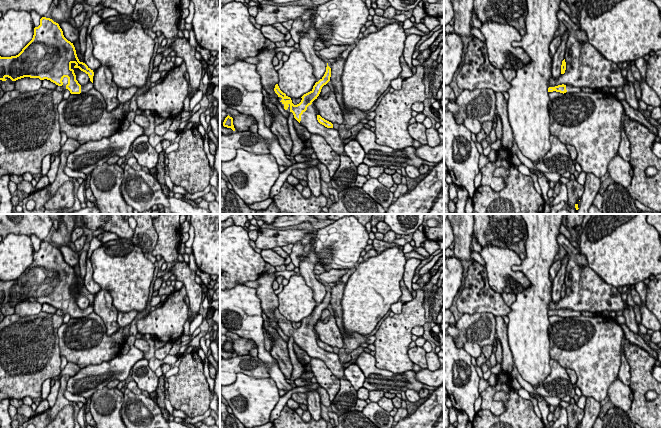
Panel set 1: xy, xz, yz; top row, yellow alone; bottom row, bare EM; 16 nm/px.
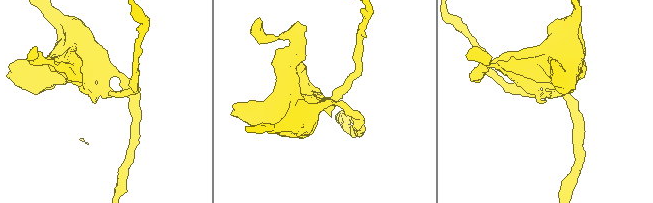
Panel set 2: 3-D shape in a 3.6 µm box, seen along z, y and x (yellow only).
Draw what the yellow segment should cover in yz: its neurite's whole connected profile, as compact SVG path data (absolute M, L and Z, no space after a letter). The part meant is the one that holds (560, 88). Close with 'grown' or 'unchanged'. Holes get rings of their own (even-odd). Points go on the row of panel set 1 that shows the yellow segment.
M562 84L562 85L548 88L548 92L553 92L553 91L560 92L563 94L564 93L578 93L578 92L581 92L581 88Z; grown

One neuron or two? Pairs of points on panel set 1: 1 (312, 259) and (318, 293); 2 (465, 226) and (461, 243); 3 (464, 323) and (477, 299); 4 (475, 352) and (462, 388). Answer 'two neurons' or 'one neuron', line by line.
1: one neuron
2: one neuron
3: two neurons
4: two neurons

